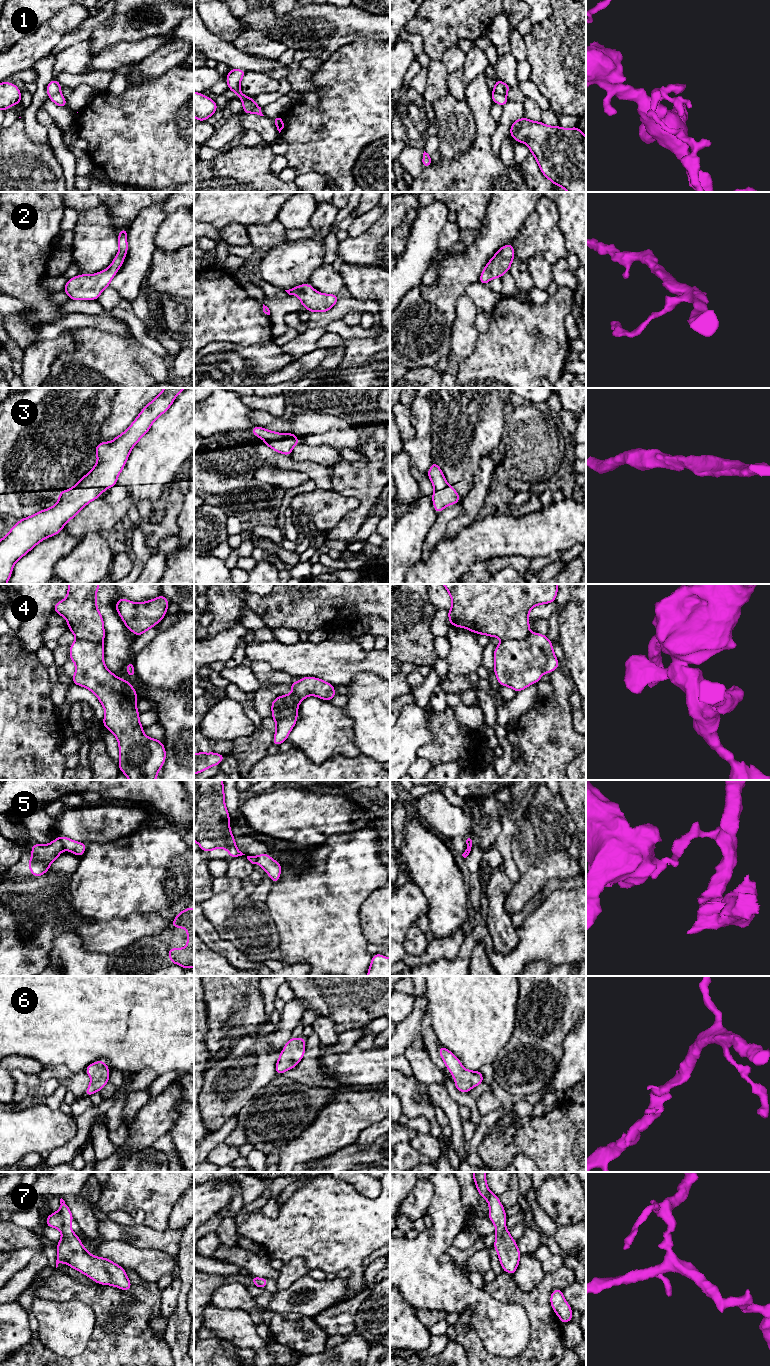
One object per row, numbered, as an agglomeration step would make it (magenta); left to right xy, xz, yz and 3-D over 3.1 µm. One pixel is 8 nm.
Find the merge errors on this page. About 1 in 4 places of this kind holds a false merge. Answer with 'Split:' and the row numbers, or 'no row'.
Split: 1, 4, 5

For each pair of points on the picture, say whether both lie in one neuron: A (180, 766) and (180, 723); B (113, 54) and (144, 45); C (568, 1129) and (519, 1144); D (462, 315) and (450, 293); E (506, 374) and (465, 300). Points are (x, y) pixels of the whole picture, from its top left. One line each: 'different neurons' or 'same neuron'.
A: same neuron
B: same neuron
C: same neuron
D: different neurons
E: different neurons

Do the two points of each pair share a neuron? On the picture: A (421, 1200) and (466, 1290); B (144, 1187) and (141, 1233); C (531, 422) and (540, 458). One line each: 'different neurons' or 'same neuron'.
A: different neurons
B: different neurons
C: same neuron

